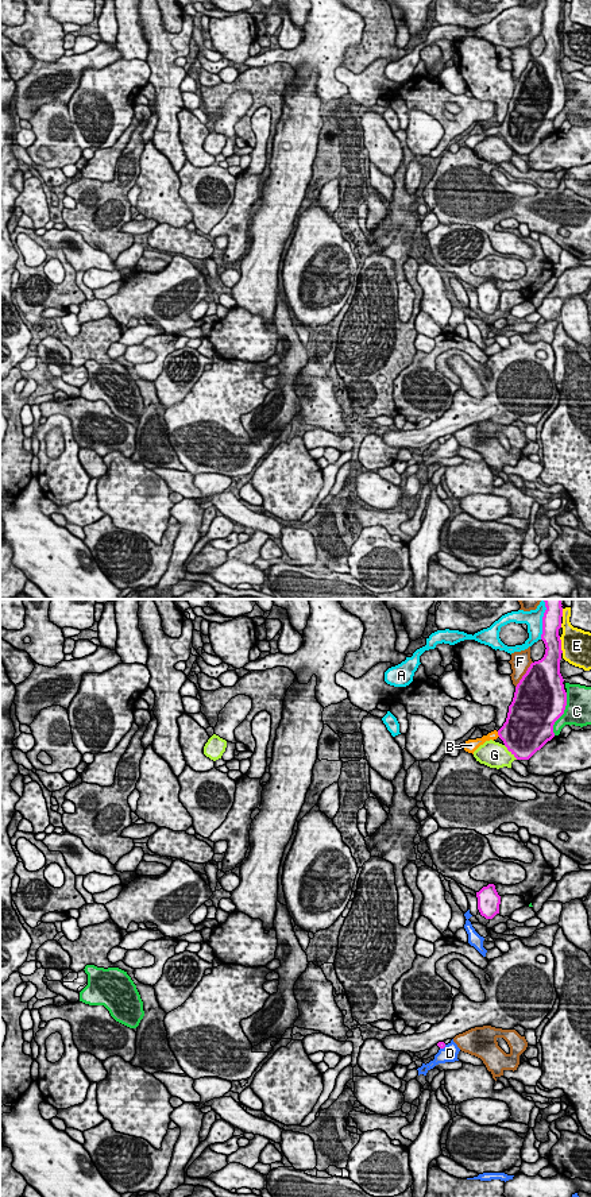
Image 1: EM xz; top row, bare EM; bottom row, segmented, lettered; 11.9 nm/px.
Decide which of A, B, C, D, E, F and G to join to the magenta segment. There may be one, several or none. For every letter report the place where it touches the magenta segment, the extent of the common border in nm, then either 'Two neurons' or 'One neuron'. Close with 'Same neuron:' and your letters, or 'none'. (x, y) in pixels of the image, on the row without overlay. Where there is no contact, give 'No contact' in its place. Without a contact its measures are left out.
A: Touches magenta at xz (543, 18). Shared border 420 nm. Two neurons
B: Touches magenta at xz (498, 130). Shared border 70 nm. One neuron
C: Touches magenta at xz (563, 108). Shared border 550 nm. Two neurons
D: Touches magenta at xz (443, 443). Shared border 100 nm. Two neurons
E: Touches magenta at xz (560, 41). Shared border 200 nm. Two neurons
F: Touches magenta at xz (524, 70). Shared border 380 nm. Two neurons
G: Touches magenta at xz (510, 146). Shared border 240 nm. Two neurons
Same neuron: B

